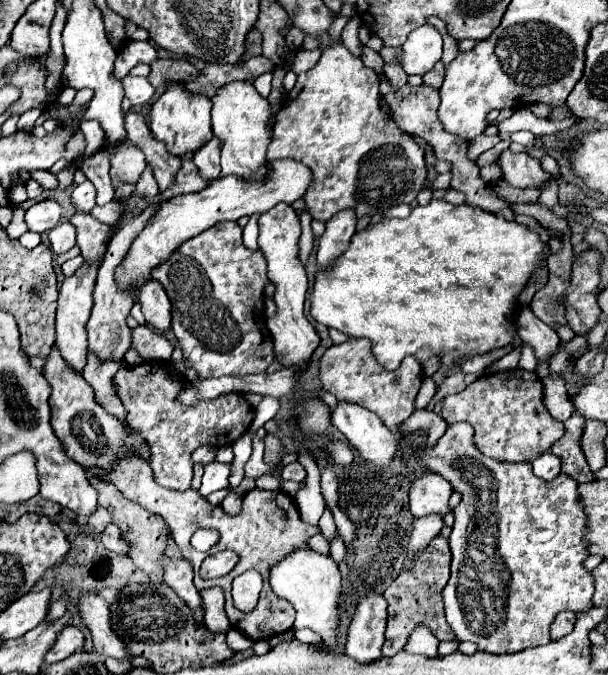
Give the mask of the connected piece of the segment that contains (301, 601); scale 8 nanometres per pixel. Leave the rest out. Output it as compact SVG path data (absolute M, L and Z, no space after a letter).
M295 550L275 568L271 568L273 592L289 600L297 610L297 620L293 624L293 630L311 628L329 646L335 646L339 642L339 626L341 626L339 604L343 602L341 586L343 582L337 564L331 560L331 556L321 556L315 550Z

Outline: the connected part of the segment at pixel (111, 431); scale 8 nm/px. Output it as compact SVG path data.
M57 348L51 350L51 354L45 362L43 374L53 388L51 398L49 398L51 426L69 458L73 458L77 464L81 464L87 472L89 472L89 468L99 468L99 470L103 470L103 474L111 474L111 468L113 468L115 460L119 460L119 456L141 458L137 448L131 448L129 444L125 444L127 436L131 436L131 430L121 420L113 418L95 400L95 392L91 392L91 386L83 380L81 374L67 368L67 364L59 356Z

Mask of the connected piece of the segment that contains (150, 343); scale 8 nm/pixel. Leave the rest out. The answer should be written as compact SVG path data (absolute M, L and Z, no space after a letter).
M149 326L133 328L131 346L137 348L137 352L143 360L169 360L173 354L173 348L175 348L165 336L157 334Z

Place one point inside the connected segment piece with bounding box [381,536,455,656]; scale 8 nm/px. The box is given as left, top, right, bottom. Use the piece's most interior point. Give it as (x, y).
(415, 596)

